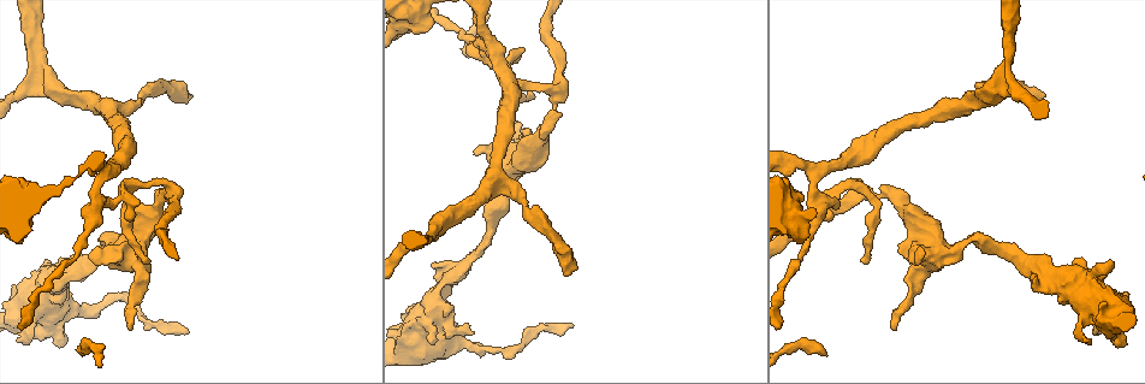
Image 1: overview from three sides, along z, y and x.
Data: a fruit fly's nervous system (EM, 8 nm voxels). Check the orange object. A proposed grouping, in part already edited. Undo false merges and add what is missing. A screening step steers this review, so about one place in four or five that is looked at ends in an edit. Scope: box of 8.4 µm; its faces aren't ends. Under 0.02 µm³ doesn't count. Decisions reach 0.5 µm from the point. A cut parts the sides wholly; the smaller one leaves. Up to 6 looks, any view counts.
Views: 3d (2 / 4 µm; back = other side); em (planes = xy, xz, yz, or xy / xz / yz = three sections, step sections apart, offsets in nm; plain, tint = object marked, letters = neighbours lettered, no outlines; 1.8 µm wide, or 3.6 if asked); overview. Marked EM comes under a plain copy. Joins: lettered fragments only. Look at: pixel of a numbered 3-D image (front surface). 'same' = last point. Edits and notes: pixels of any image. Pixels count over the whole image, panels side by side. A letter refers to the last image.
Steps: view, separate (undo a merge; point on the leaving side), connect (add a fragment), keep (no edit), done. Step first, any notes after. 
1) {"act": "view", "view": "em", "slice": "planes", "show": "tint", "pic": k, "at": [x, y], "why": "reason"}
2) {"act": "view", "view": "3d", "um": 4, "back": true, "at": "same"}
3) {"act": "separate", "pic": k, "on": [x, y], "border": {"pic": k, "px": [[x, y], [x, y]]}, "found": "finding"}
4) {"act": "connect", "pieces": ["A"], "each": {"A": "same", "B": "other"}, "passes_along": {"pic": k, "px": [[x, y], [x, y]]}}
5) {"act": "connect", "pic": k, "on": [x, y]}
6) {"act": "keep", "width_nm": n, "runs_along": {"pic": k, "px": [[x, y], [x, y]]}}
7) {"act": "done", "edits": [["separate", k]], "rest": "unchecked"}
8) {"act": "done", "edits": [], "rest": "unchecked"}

{"act": "view", "view": "3d", "um": 2, "pic": 1, "at": [573, 326], "why": "free end"}

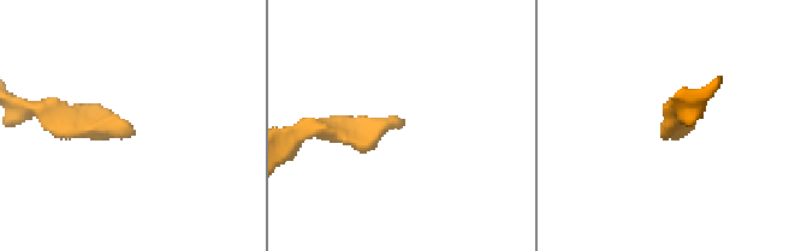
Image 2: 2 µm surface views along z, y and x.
{"act": "view", "view": "em", "slice": "xy", "step": 16, "show": "letters", "pic": 2, "at": [127, 133], "why": "shape alone is not enough"}

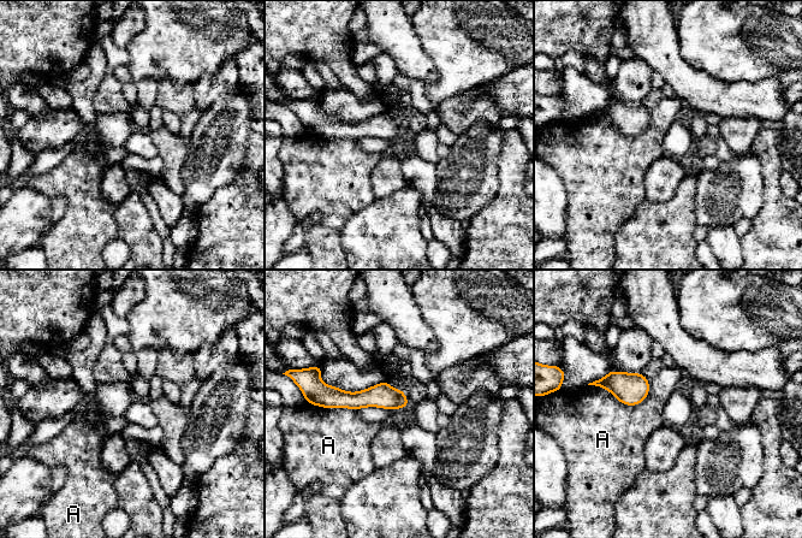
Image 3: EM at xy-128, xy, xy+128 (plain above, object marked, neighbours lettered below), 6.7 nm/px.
{"act": "view", "view": "em", "slice": "planes", "show": "letters", "at": "same"}

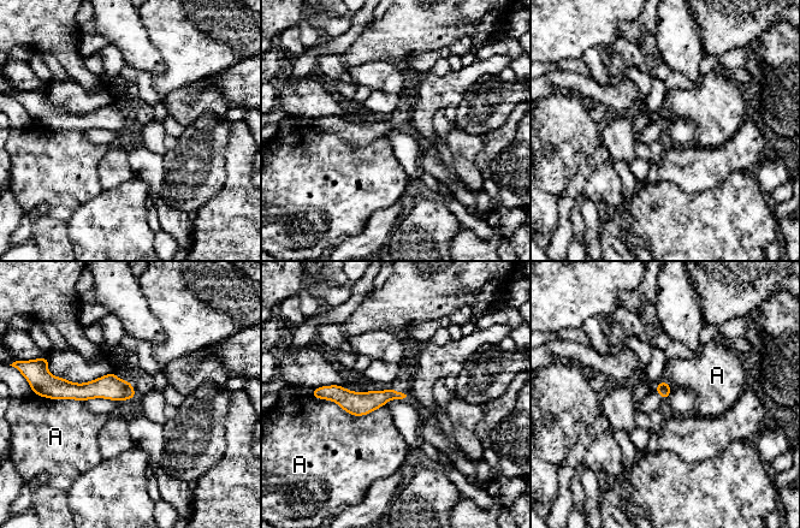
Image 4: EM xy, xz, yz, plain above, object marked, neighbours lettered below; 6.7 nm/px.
{"act": "keep", "each": {"A": "other"}, "runs_along": {"pic": 4, "px": [[54, 390], [124, 390], [131, 393]]}, "found": "no lettered fragment goes on from it"}

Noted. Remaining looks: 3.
{"act": "view", "view": "em", "um": 3.6, "slice": "planes", "show": "letters", "pic": 1, "at": [944, 252], "why": "sharp bend"}

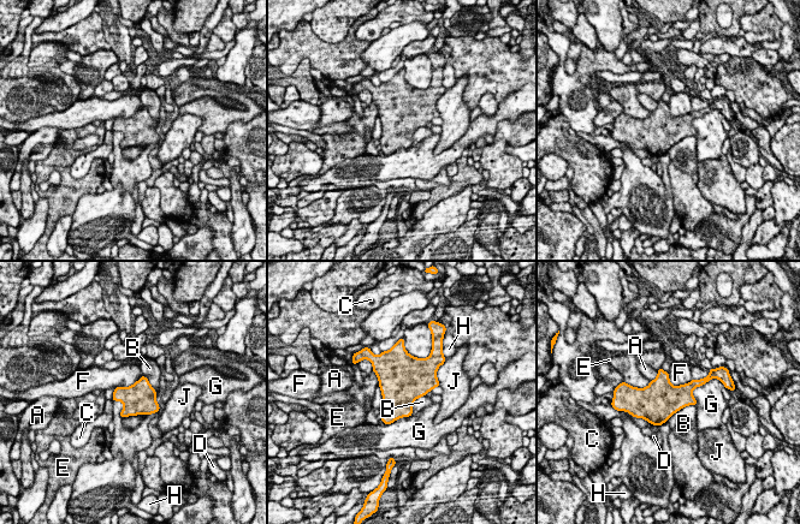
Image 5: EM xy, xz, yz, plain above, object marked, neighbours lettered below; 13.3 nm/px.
{"act": "keep", "each": {"A": "other", "B": "other", "C": "other", "D": "other", "E": "other", "F": "other", "G": "other", "H": "other", "J": "other"}, "border": {"pic": 5, "px": [[668, 373], [673, 385], [692, 379]]}, "found": "one neuron here"}

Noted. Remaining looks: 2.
{"act": "view", "view": "3d", "um": 2, "pic": 1, "at": [555, 94], "why": "a narrow waist"}

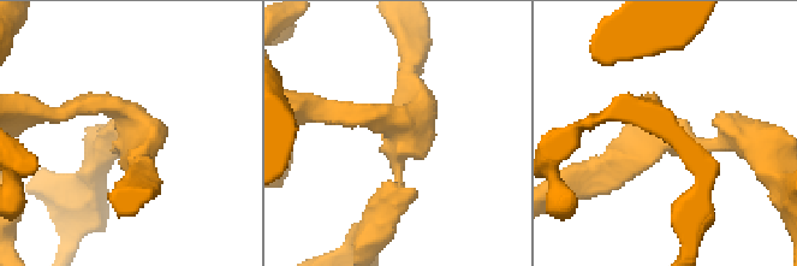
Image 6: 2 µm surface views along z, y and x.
{"act": "view", "view": "em", "slice": "xz", "step": 4, "show": "letters", "pic": 6, "at": [134, 124], "arms": 3, "arm_widths_nm": [190, 200, 220], "why": "shape alone is not enough"}

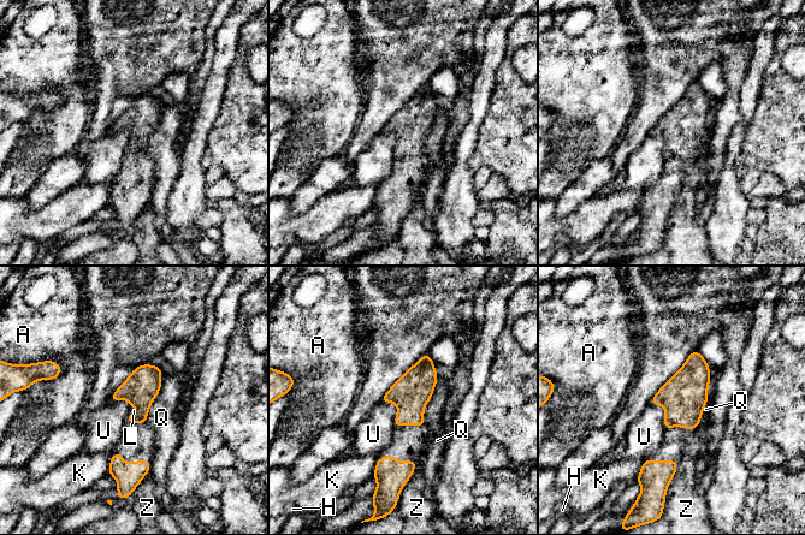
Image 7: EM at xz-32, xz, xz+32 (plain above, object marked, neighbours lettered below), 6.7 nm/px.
{"act": "keep", "each": {"A": "other", "H": "other", "K": "other", "L": "other", "Q": "other", "U": "other", "Z": "other"}, "found": "one neuron here"}

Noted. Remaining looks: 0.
{"act": "done", "edits": [], "rest": "unchecked"}

